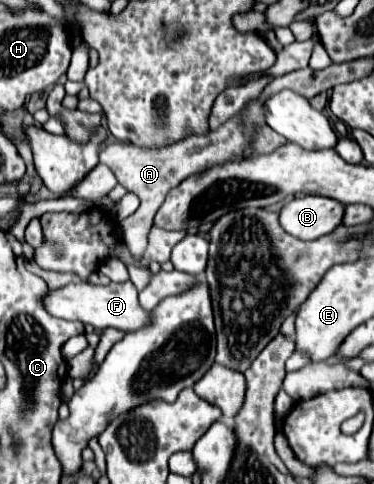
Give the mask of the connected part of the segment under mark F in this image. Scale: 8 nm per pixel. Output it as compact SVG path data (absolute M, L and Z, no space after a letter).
M75 281L75 283L65 285L65 289L61 287L57 291L51 291L45 297L45 309L51 315L61 317L61 319L73 319L73 321L89 323L89 325L99 327L99 329L113 327L113 329L119 329L119 331L125 331L125 333L139 331L139 329L143 329L151 323L151 313L145 311L139 305L137 289L131 281L109 283L105 287L91 285L91 283L85 283L85 281Z

